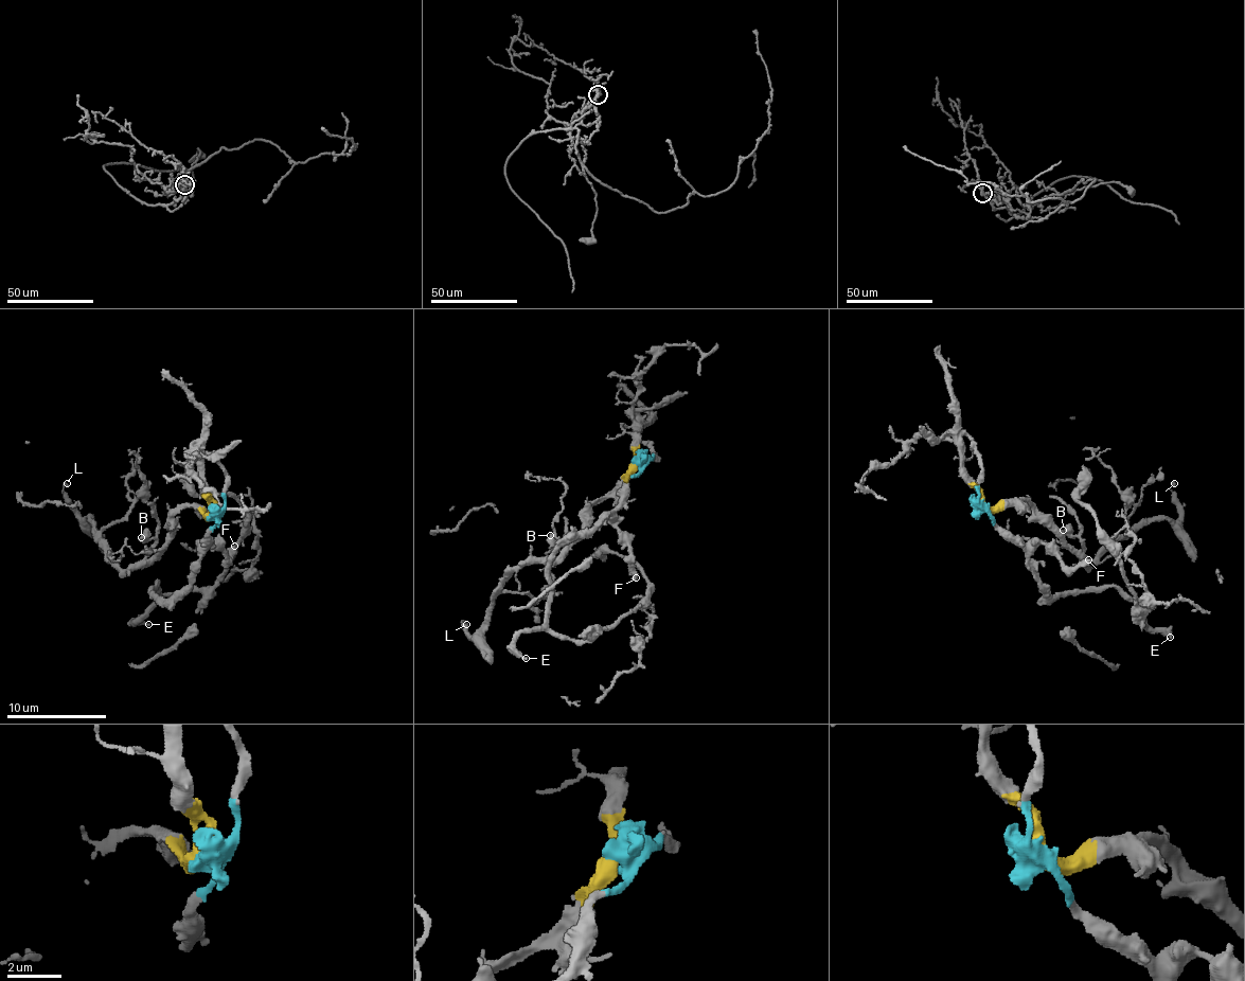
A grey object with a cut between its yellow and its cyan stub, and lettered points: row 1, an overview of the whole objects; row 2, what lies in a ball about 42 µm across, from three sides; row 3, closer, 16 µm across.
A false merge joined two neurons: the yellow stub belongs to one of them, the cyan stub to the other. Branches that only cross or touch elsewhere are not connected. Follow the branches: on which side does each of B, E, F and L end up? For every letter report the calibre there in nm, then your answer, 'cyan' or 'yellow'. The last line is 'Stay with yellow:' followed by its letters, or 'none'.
B: 440 nm | yellow
E: 280 nm | cyan
F: 440 nm | cyan
L: 150 nm | yellow
Stay with yellow: B, L

